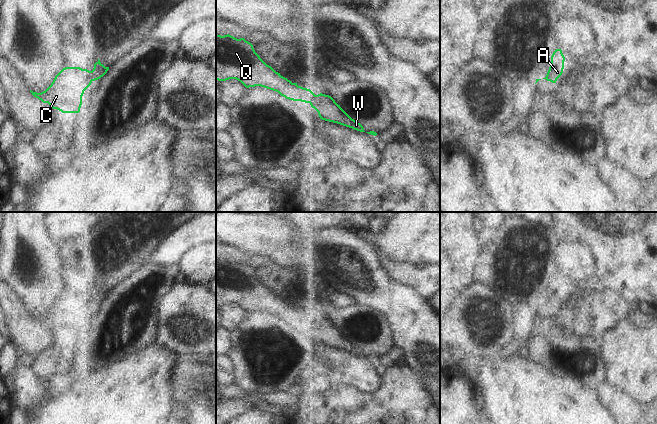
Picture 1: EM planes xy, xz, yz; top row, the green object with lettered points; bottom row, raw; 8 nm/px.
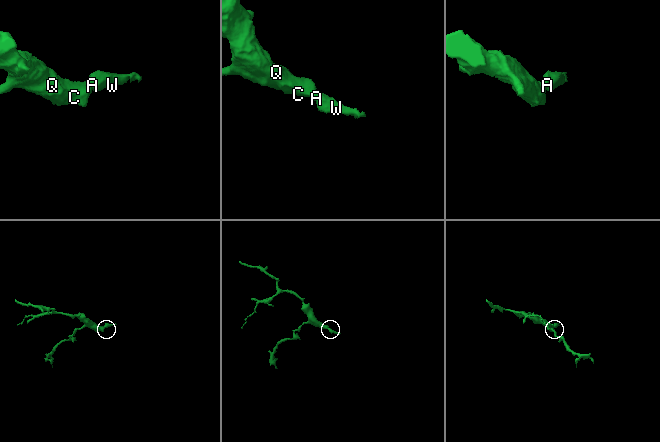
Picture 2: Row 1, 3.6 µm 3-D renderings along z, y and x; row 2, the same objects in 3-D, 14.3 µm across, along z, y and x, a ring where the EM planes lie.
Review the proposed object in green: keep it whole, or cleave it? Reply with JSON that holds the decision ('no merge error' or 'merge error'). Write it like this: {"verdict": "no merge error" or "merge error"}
{"verdict": "no merge error"}

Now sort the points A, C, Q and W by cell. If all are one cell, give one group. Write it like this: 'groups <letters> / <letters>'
groups A C Q W

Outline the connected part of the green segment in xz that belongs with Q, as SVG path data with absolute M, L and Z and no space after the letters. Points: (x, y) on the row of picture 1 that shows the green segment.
M229 34L216 35L216 80L229 79L240 81L246 88L261 86L278 92L286 99L309 103L318 112L320 119L365 132L363 126L352 119L331 96L322 93L315 95L310 89L298 86L297 83L281 76L260 58L253 45L244 38L237 39Z

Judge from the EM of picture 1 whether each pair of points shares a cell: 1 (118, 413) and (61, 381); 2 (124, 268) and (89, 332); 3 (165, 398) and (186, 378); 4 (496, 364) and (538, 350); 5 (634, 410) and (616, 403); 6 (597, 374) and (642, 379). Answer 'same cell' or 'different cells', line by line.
1: different cells
2: different cells
3: different cells
4: different cells
5: same cell
6: different cells

